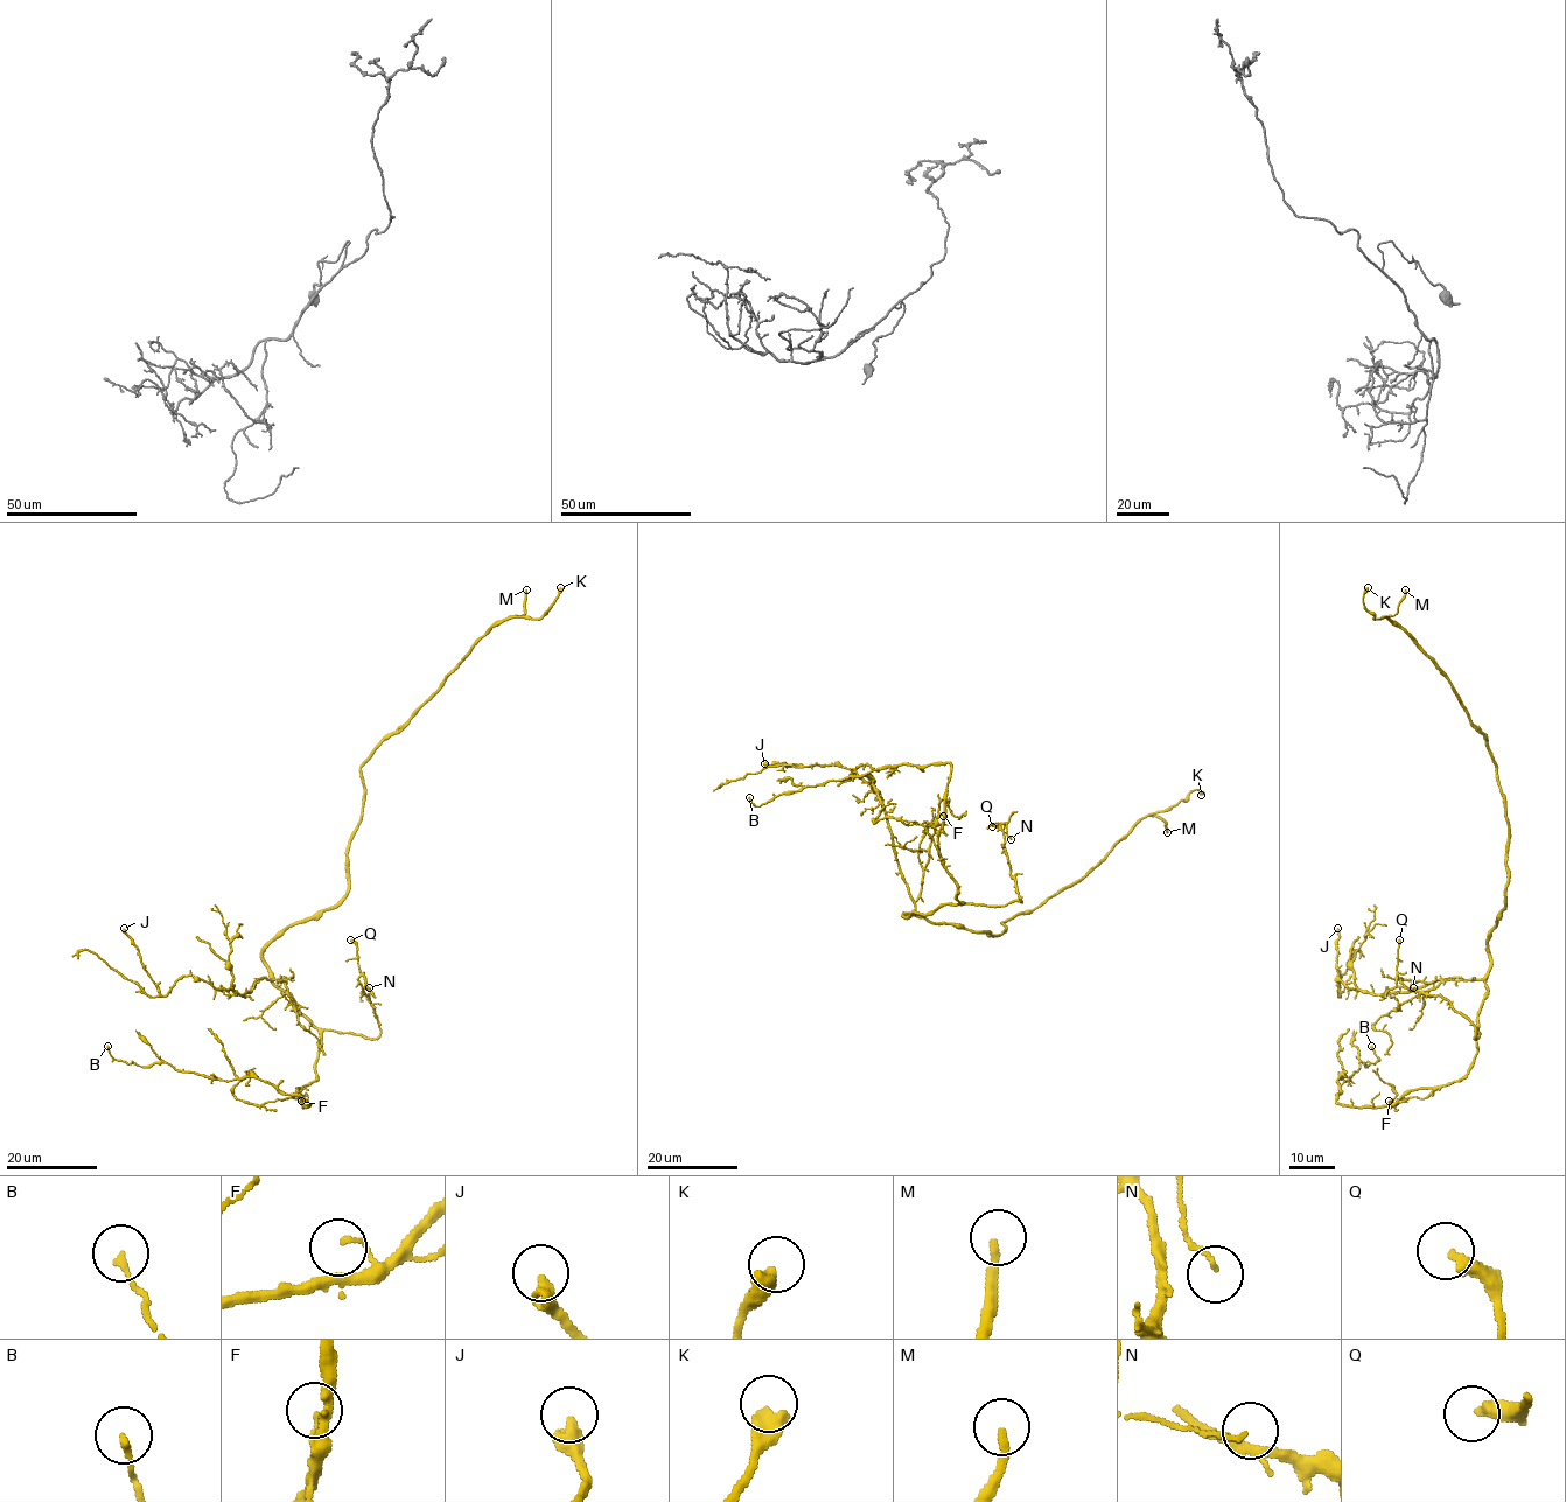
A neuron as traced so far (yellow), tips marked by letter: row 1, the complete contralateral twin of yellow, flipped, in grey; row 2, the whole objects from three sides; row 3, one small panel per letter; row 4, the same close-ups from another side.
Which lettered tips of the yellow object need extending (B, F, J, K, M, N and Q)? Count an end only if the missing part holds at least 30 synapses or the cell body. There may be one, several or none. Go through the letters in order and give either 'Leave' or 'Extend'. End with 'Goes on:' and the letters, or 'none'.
B: Leave
F: Leave
J: Leave
K: Extend
M: Extend
N: Leave
Q: Leave
Goes on: K, M

